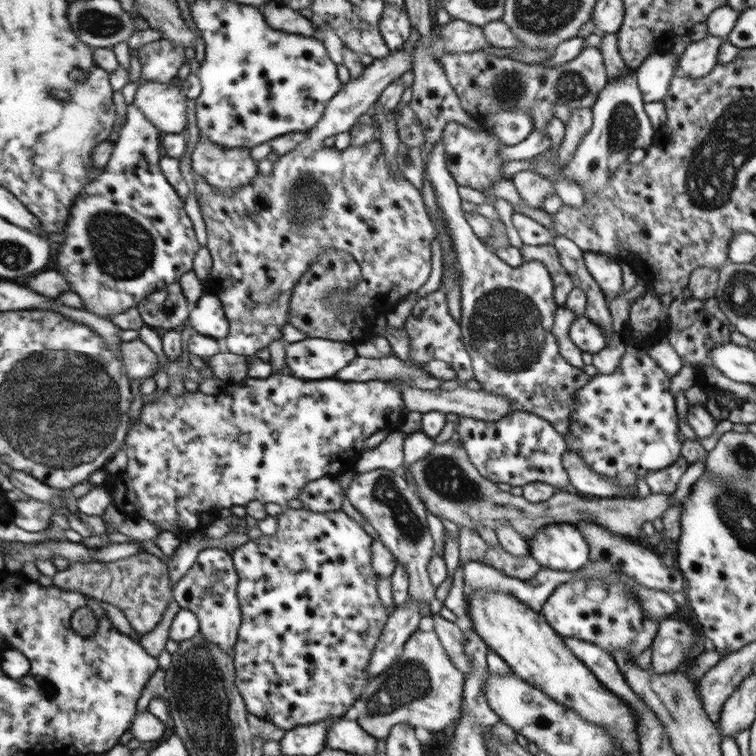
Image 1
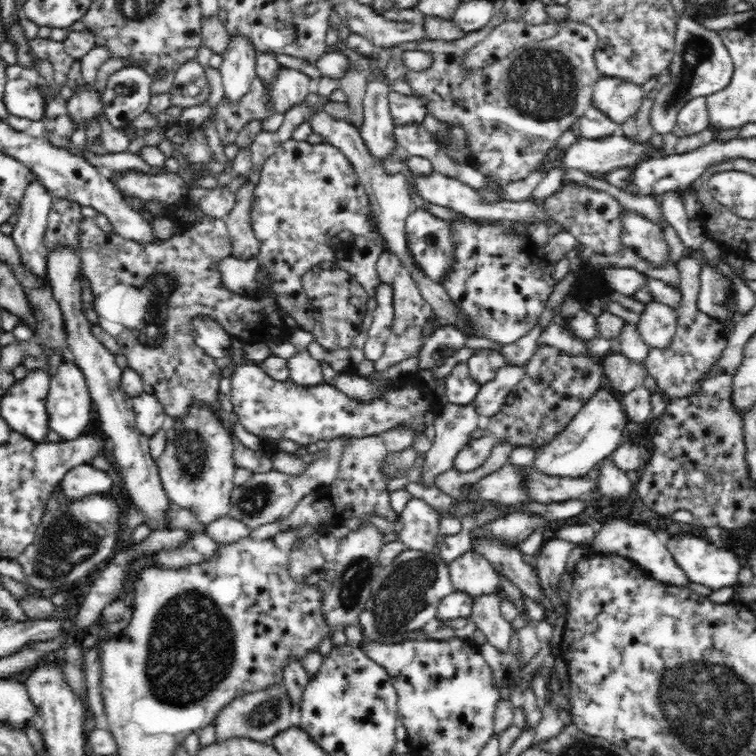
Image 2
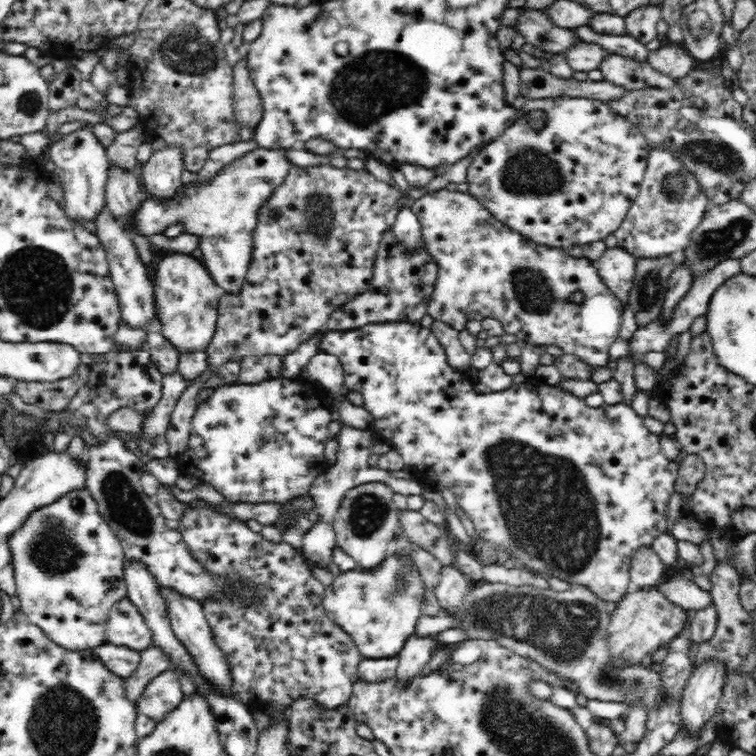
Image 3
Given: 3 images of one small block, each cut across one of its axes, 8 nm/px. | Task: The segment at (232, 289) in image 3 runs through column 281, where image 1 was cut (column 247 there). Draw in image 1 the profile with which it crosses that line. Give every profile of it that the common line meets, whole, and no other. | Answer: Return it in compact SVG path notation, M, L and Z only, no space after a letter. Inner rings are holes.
M201 135L191 162L192 169L220 194L232 194L252 184L252 178L260 173L259 164L249 149L224 148Z

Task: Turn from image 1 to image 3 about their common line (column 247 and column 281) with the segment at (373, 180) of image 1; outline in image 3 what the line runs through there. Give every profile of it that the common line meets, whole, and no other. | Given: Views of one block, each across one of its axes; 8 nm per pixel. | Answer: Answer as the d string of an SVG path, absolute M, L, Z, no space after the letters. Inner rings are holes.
M329 164L294 166L290 170L282 186L278 186L258 214L257 228L253 233L253 260L242 288L237 293L225 292L218 301L216 332L205 350L208 356L206 370L180 394L173 408L166 432L170 457L175 458L187 448L198 395L208 379L219 375L222 364L240 362L250 356L286 357L300 344L318 335L334 310L370 288L377 250L384 234L390 231L384 216L401 195L396 186L377 180L367 170L354 170L348 166L336 168Z

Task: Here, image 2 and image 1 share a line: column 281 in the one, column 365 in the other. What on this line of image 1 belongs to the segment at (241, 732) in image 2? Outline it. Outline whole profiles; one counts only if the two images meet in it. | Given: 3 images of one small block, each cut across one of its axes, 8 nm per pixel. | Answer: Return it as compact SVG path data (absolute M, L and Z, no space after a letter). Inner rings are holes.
M417 629L401 649L400 656L364 687L362 695L343 718L358 721L364 732L377 740L386 739L398 723L416 725L424 734L444 730L448 724L458 726L463 718L467 677L456 668L438 634L434 630Z

